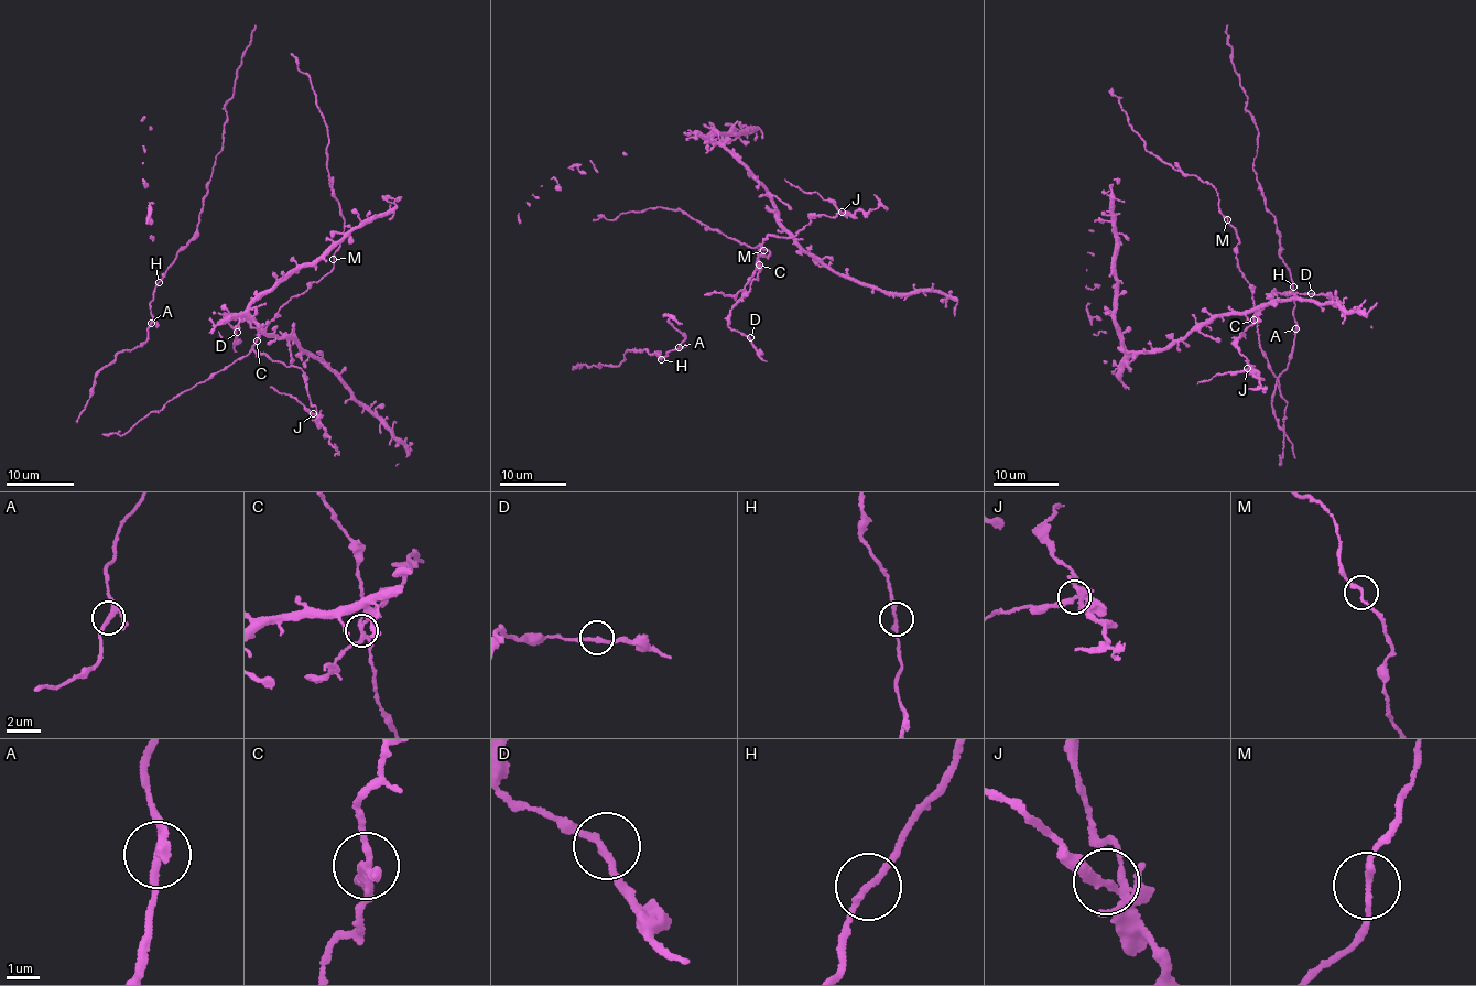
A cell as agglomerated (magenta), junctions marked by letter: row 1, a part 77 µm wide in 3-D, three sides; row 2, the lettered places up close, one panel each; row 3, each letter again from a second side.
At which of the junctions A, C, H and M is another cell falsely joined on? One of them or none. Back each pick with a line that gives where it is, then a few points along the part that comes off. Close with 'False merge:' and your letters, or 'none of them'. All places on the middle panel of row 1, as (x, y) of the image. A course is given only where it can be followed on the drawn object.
C: place (759, 264); course (759, 266), (759, 250), (770, 236), (789, 239), (820, 213), (844, 214), (785, 180)
False merge: C

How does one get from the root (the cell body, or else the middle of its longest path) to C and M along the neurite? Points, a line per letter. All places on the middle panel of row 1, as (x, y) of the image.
C: (736, 295), (759, 266)
M: (736, 295), (760, 266), (757, 269), (757, 259), (763, 253), (769, 256), (770, 252), (764, 249)

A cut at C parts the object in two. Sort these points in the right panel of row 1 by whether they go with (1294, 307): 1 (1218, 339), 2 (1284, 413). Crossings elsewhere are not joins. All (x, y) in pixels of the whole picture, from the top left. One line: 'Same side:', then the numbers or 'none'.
Same side: 1, 2

